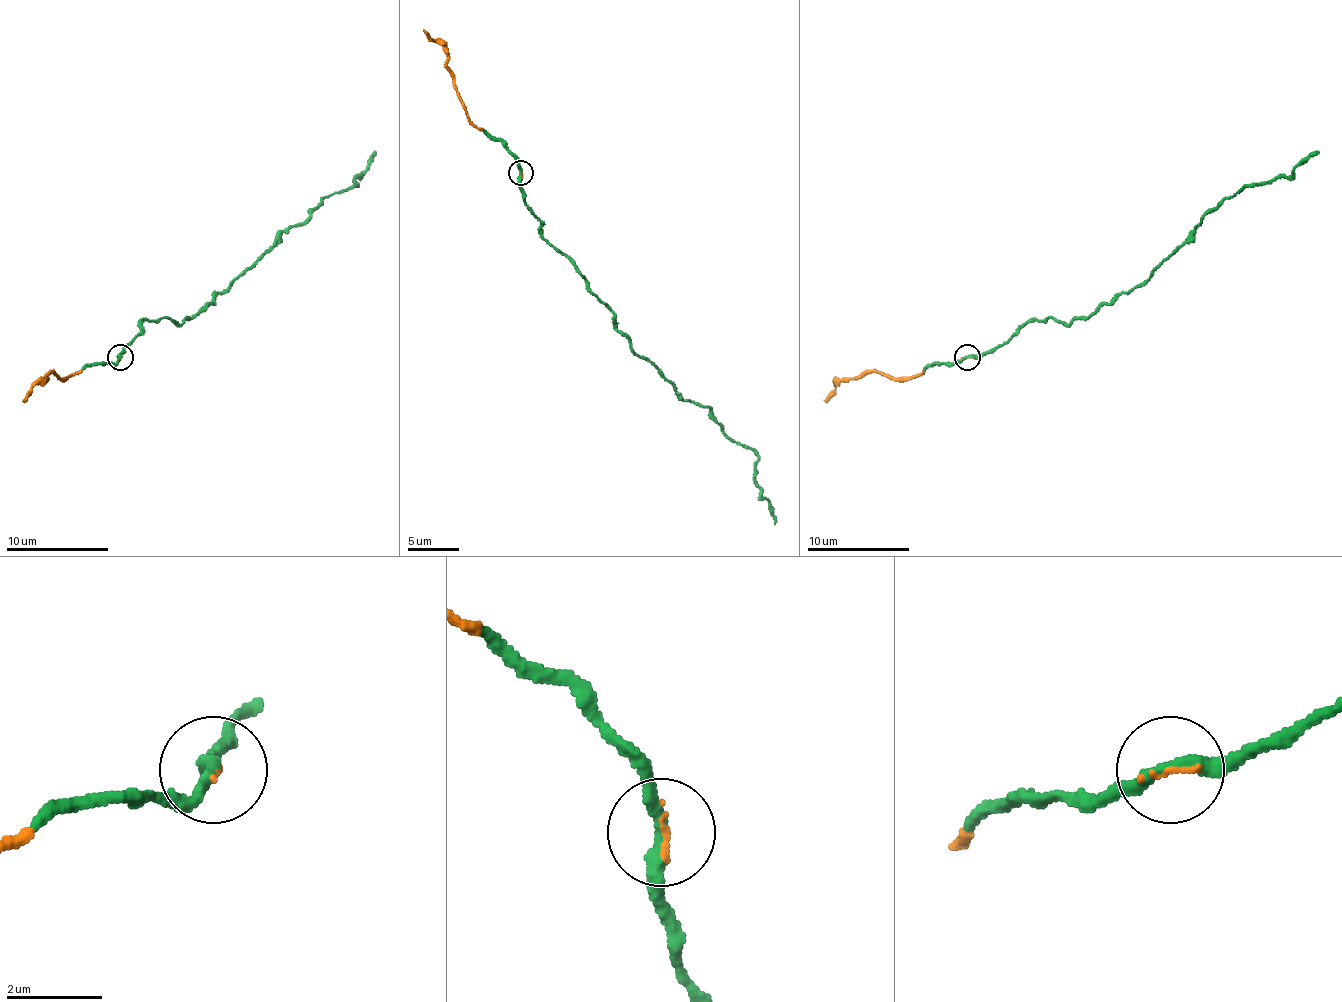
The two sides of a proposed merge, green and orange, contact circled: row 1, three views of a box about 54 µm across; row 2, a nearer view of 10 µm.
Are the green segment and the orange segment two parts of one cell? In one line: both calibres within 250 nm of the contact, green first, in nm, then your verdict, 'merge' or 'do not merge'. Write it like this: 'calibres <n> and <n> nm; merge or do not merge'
calibres 280 and 100 nm; merge

